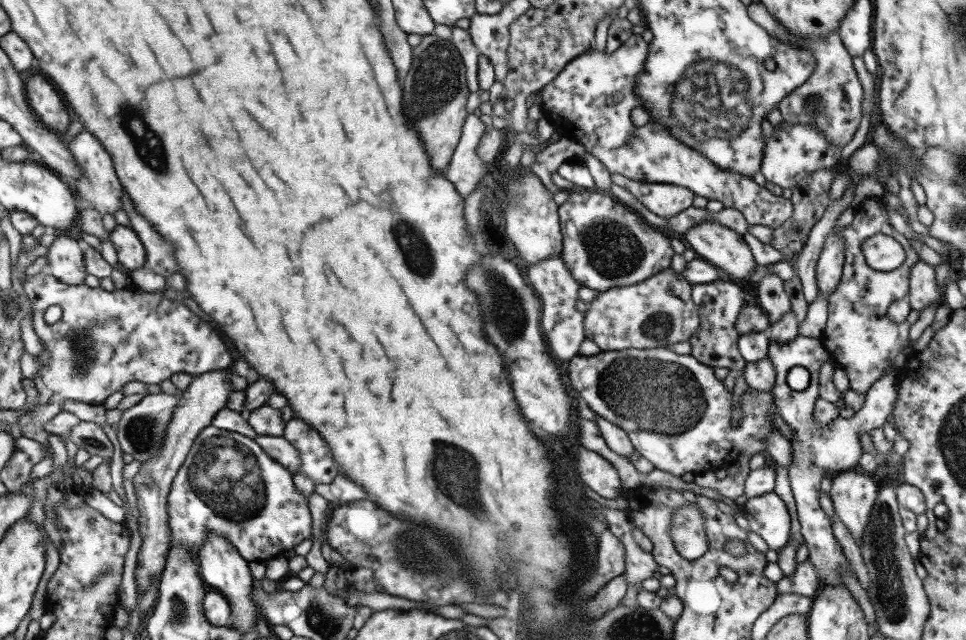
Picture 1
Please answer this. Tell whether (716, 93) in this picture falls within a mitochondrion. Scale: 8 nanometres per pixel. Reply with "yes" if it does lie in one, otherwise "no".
yes

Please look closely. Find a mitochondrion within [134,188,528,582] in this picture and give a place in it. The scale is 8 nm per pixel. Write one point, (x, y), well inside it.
(224, 473)

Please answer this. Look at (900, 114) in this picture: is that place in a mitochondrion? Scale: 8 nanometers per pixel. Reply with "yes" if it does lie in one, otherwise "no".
no

